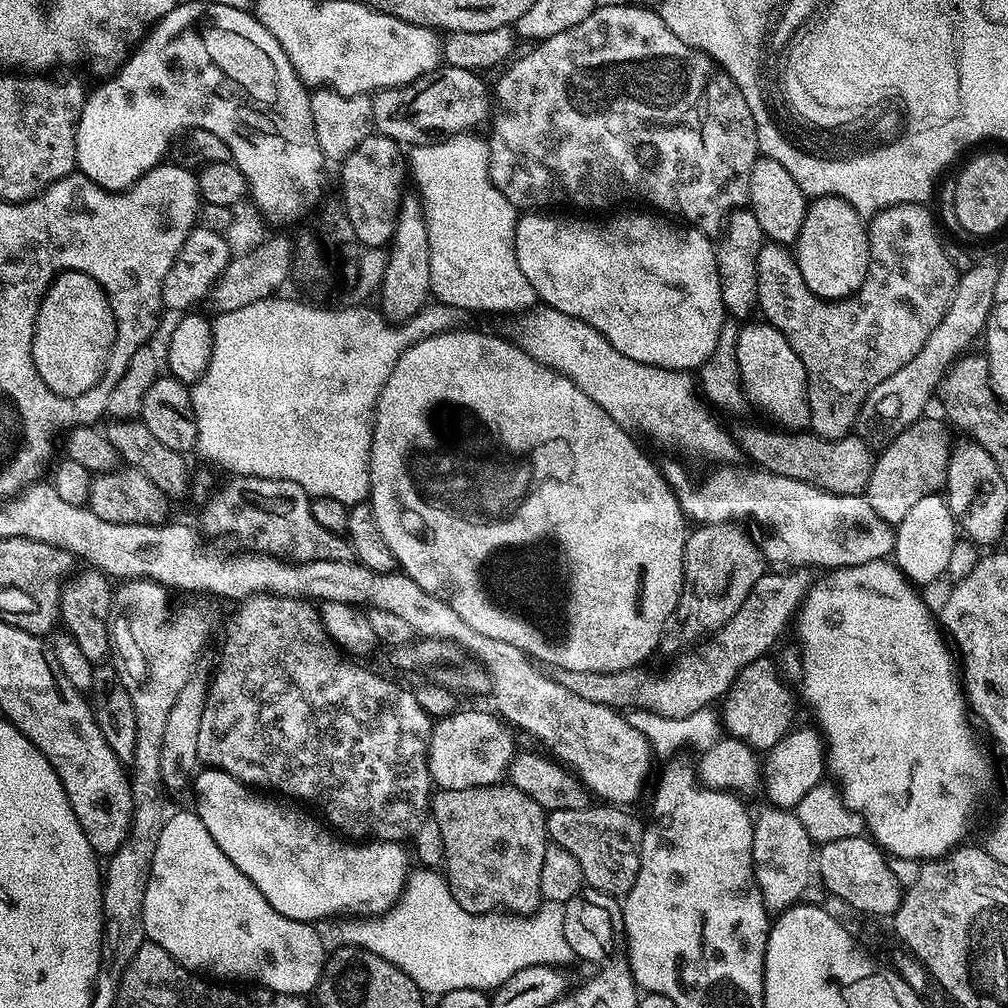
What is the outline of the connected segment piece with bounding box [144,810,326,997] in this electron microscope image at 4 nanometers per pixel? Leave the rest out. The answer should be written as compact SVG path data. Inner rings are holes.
M192 810L173 811L166 826L162 826L162 834L158 834L144 899L144 934L151 943L162 946L166 954L192 972L228 982L251 982L261 988L298 997L315 993L326 959L319 931L309 921L278 914L278 910L266 902L258 886L222 854L218 842L210 838L210 830L202 826L199 816Z

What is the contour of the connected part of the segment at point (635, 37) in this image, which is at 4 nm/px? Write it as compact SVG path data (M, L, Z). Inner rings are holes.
M608 4L608 5L606 5L606 6L605 6L605 8L604 8L604 5L603 5L603 6L597 6L597 8L596 8L596 9L595 9L595 10L594 10L594 11L592 11L592 13L591 13L591 14L590 14L590 18L585 18L585 19L584 19L584 20L583 20L583 22L578 22L578 26L570 26L570 30L562 30L562 34L554 34L554 38L550 38L550 39L549 39L549 40L541 40L541 41L539 41L539 43L537 43L537 44L536 44L536 45L535 45L535 46L532 46L532 47L529 47L529 48L532 48L532 49L530 49L530 50L529 50L529 52L528 52L528 53L526 53L526 54L525 54L525 56L520 56L520 57L518 57L518 56L519 56L519 55L517 55L517 56L516 56L516 57L515 57L515 59L513 59L513 60L512 60L512 61L511 61L511 63L509 63L509 64L508 64L508 65L507 65L507 67L505 67L505 68L504 68L504 69L503 69L503 71L504 71L504 70L505 70L505 72L504 72L504 73L502 73L502 74L501 74L501 76L500 76L500 81L498 81L498 82L497 82L497 84L496 84L496 92L495 92L495 88L494 88L494 95L493 95L493 96L492 96L492 97L491 97L491 100L490 100L490 125L491 125L491 124L492 124L492 136L491 136L491 135L489 135L489 136L488 136L488 137L487 137L487 142L488 142L488 177L489 177L489 179L491 179L491 180L492 180L492 185L494 185L494 186L495 186L495 187L496 187L496 189L498 189L498 190L499 190L499 191L500 191L500 193L502 193L502 195L503 195L503 196L504 196L504 197L506 197L506 198L507 198L507 200L509 200L509 201L510 201L510 203L511 203L511 204L513 204L513 206L514 206L514 207L515 207L515 208L516 208L516 209L518 209L518 210L548 210L548 209L551 209L551 208L548 208L548 207L550 207L550 206L551 206L551 204L560 204L560 203L564 203L564 204L573 204L573 206L574 206L574 207L576 207L576 208L585 208L585 210L586 210L586 211L588 211L588 212L604 212L604 211L606 211L606 210L607 210L607 208L612 208L612 207L614 207L614 206L615 206L615 204L620 204L620 203L622 203L622 202L623 202L623 200L641 200L641 202L642 202L642 203L644 203L644 204L649 204L649 206L648 206L648 205L644 205L644 206L647 206L647 207L648 207L648 208L649 208L649 209L652 209L652 210L655 210L655 211L656 211L656 212L657 212L657 213L660 213L660 214L667 214L667 215L668 215L668 216L669 216L669 217L672 217L672 218L677 218L677 217L676 217L676 216L681 216L681 218L682 218L682 219L684 219L684 220L681 220L681 221L683 221L683 223L684 223L684 224L685 224L685 225L688 225L688 226L691 226L691 227L693 227L693 228L696 228L696 229L698 229L698 230L699 230L699 231L700 231L700 232L703 232L703 233L704 233L704 235L705 235L705 236L707 236L707 237L709 237L709 238L716 238L716 237L719 237L719 236L720 236L720 235L721 235L721 232L722 232L722 229L723 229L723 228L724 228L724 227L725 227L725 224L726 224L726 221L727 221L727 219L728 219L728 217L729 217L729 216L731 216L731 215L732 215L732 213L733 213L733 212L735 212L735 211L737 211L737 210L740 210L740 209L743 209L743 208L744 208L744 207L745 207L745 205L747 205L747 204L748 204L748 187L749 187L749 186L750 186L750 170L751 170L751 169L752 169L752 167L753 167L753 166L754 166L754 162L755 162L755 161L756 161L756 160L757 160L757 158L758 158L758 149L757 149L757 147L756 147L756 123L755 123L755 122L754 122L754 114L750 114L750 106L746 106L746 98L742 98L742 90L741 90L741 89L740 89L740 88L739 88L739 86L738 86L738 85L736 85L736 84L735 84L735 83L734 83L734 82L733 82L733 80L732 80L732 79L731 79L731 78L730 78L730 74L726 74L726 73L725 73L725 72L724 72L724 70L723 70L723 68L721 68L721 67L720 67L720 65L718 65L718 64L716 64L716 63L714 63L714 61L712 61L712 60L711 60L711 59L710 59L710 57L709 57L709 56L708 56L708 55L707 55L707 54L706 54L706 53L704 53L704 51L703 51L703 50L701 50L701 48L692 48L692 47L691 47L691 46L689 46L689 44L687 44L687 43L686 43L686 42L682 42L682 38L678 38L678 34L674 34L674 33L673 33L673 32L671 32L671 31L670 31L670 29L668 29L668 27L667 27L667 26L666 26L666 22L665 22L665 21L664 21L664 18L663 18L663 15L661 15L661 13L660 13L660 12L659 12L659 11L656 11L656 12L651 12L651 10L650 10L650 9L648 9L648 8L635 8L635 6L634 6L634 5L632 5L632 4Z

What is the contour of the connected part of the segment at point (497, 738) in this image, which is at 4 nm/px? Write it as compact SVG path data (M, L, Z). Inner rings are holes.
M457 710L451 712L448 716L439 717L433 723L432 734L426 740L426 772L431 783L437 789L470 790L474 786L498 784L505 779L508 763L512 760L518 745L512 741L511 734L513 735L513 733L501 720L501 717L491 711L488 712L463 712L463 710Z

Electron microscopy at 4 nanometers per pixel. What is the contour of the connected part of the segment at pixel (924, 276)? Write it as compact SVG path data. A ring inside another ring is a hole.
M894 204L888 208L880 209L875 216L871 217L876 224L874 258L870 261L874 265L874 270L868 270L866 278L858 291L841 300L823 300L820 296L813 294L806 286L806 282L798 270L795 255L785 245L768 242L760 249L760 253L756 258L756 302L758 312L764 315L761 317L767 323L773 324L783 334L786 342L790 342L790 346L794 346L794 354L798 354L798 358L802 358L802 366L806 370L806 378L808 379L808 405L810 406L808 423L811 431L822 440L840 440L843 436L849 435L850 429L855 425L856 415L862 406L862 402L866 402L866 394L870 394L870 390L874 390L874 386L878 386L878 382L883 382L885 378L890 378L890 374L902 370L902 366L906 366L906 362L910 362L910 358L914 358L914 354L918 354L918 350L922 350L922 346L926 346L926 338L930 338L934 326L938 326L938 322L942 322L942 318L954 298L958 268L952 265L947 250L940 245L940 236L936 233L937 221L934 216L934 221L932 221L932 216L927 212L928 210L922 204Z

